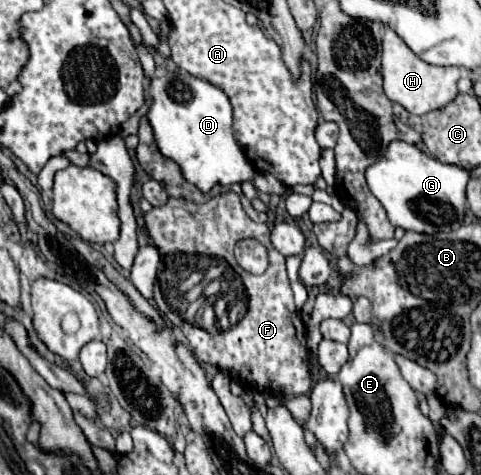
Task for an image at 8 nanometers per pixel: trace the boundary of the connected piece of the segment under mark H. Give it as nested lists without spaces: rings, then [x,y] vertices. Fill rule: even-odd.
[[[385,27],[385,35],[382,41],[381,75],[383,79],[383,89],[391,101],[397,101],[403,105],[409,113],[415,115],[425,115],[429,111],[435,111],[443,107],[445,103],[453,101],[457,91],[457,81],[459,81],[459,67],[437,67],[421,61],[405,43],[403,39],[391,29]]]

